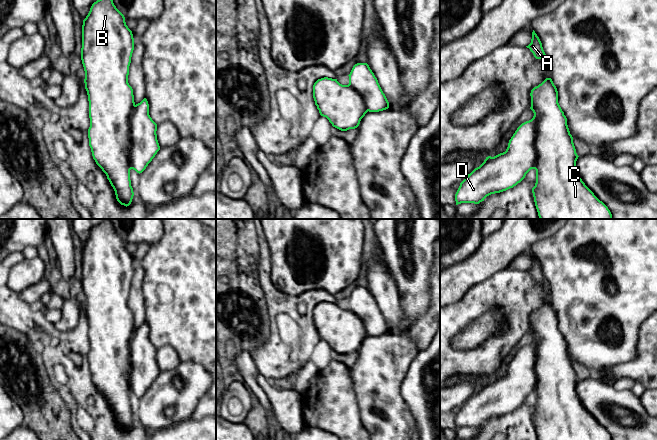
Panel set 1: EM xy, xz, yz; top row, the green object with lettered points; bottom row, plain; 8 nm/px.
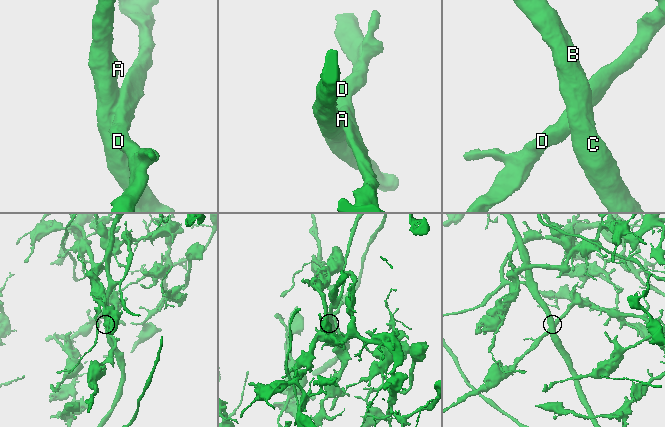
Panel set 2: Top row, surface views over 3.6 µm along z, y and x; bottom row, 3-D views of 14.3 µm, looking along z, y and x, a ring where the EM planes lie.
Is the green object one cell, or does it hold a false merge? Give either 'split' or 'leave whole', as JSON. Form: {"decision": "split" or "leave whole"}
{"decision": "leave whole"}

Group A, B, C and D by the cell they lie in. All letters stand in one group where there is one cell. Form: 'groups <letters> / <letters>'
groups A B C D

